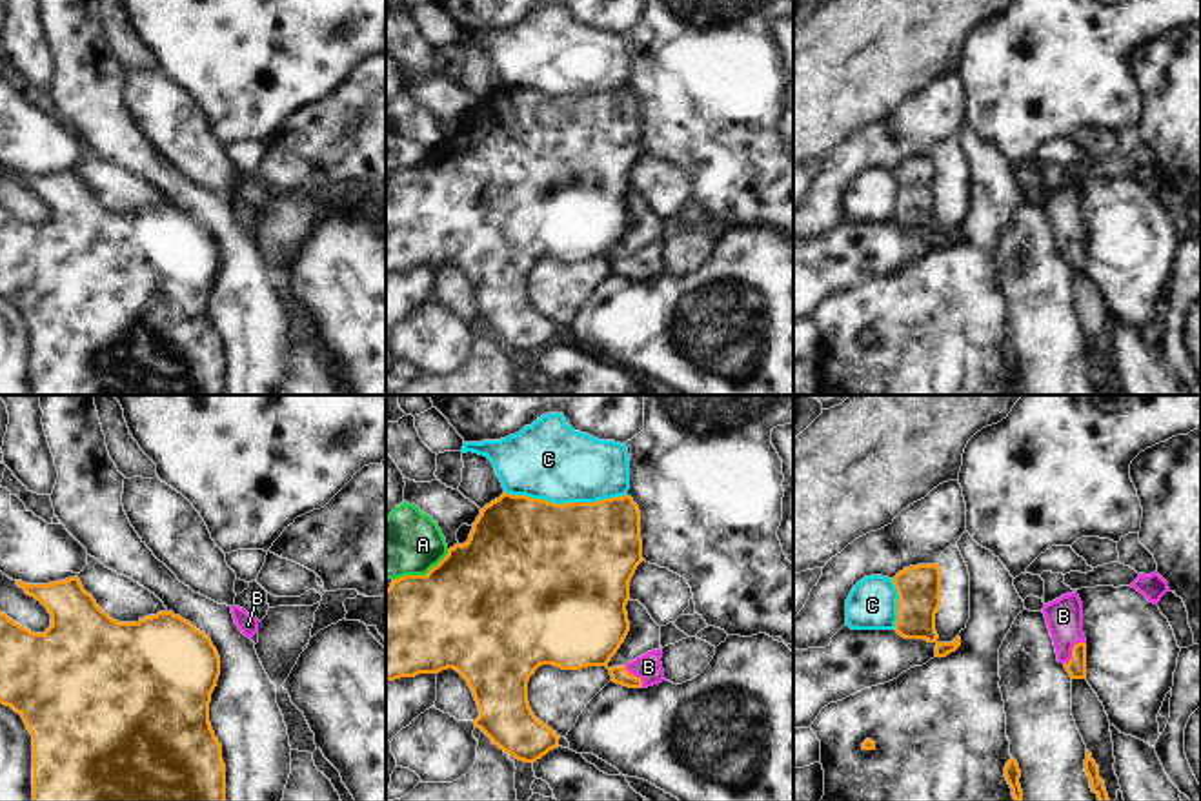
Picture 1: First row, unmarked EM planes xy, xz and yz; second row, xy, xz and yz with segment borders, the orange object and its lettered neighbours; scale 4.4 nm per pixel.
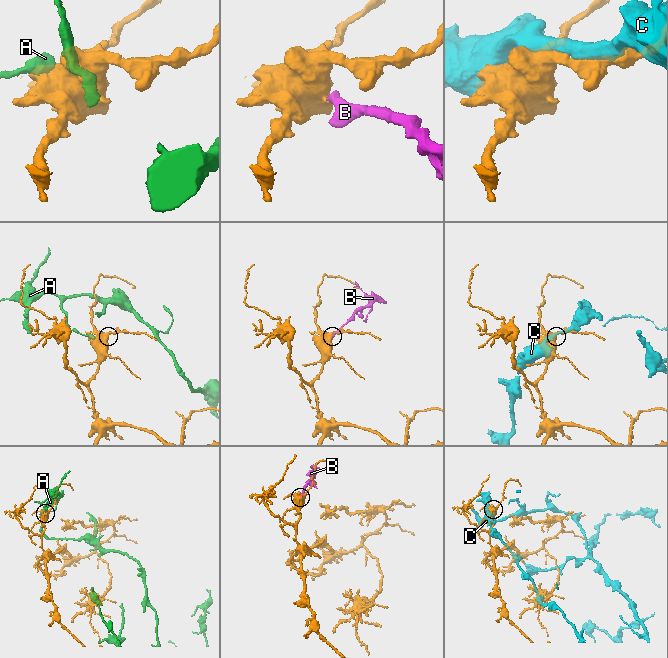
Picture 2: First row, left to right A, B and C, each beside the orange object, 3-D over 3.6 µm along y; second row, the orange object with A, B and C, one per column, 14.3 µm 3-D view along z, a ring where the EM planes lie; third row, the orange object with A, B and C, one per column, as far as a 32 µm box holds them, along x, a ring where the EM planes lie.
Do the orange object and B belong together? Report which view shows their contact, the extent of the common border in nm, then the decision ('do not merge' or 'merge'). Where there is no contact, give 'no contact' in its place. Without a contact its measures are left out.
meets orange in yz; contact 140 nm long; merge

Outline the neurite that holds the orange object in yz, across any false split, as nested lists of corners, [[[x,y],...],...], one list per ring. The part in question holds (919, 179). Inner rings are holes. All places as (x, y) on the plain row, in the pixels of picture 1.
[[[917,157],[893,169],[897,180],[895,224],[904,231],[937,235],[935,206],[941,198],[939,157]]]

